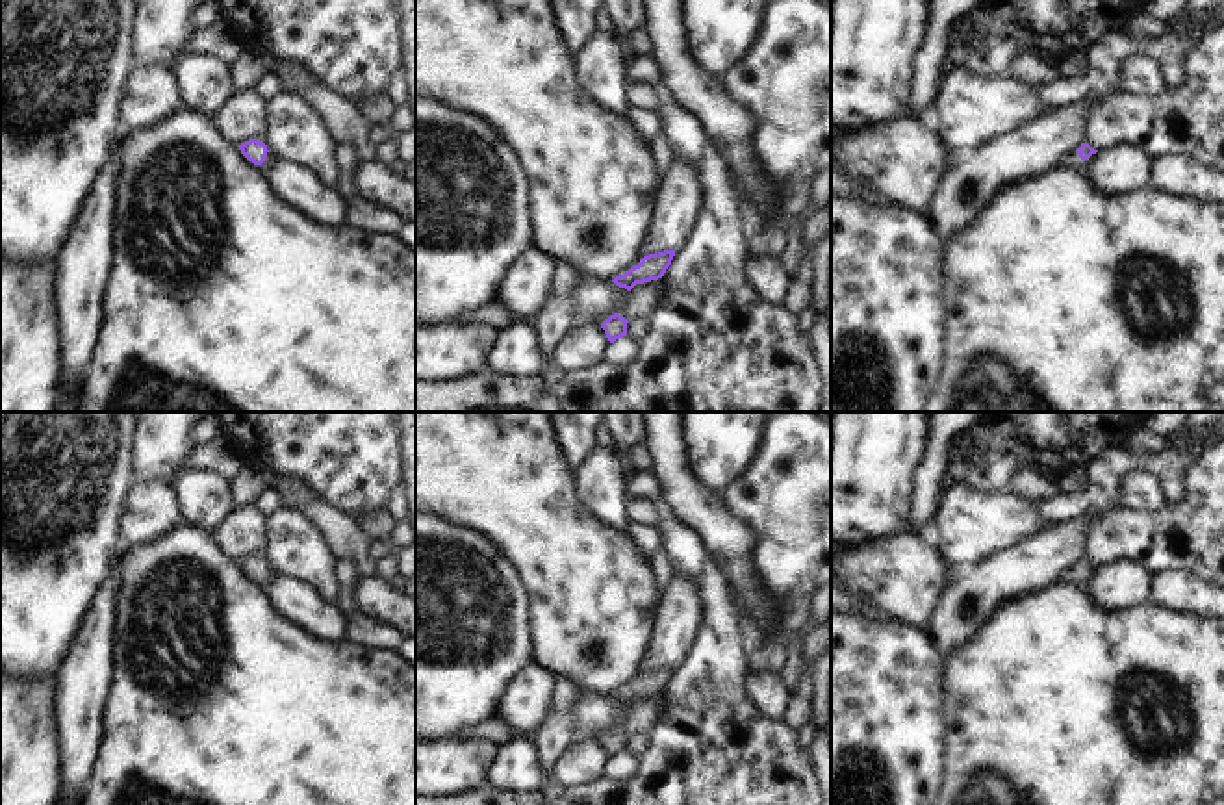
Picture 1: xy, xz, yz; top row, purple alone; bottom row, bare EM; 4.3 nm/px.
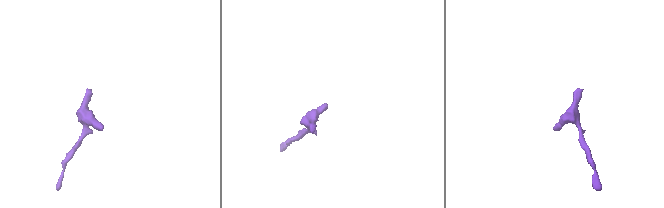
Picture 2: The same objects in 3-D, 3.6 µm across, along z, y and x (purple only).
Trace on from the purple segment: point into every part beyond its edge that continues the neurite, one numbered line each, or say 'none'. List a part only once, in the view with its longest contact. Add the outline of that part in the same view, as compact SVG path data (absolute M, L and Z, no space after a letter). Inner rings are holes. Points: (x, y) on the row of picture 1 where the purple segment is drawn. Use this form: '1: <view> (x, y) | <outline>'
1: yz (1069, 158) | M1077 148L1072 150L1072 152L1065 152L1059 160L1061 165L1076 165L1076 167L1081 167L1083 165L1083 160L1079 158L1077 154Z

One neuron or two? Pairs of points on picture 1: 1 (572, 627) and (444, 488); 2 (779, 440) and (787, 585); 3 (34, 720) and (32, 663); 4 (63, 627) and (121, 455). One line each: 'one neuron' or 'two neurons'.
1: one neuron
2: one neuron
3: two neurons
4: one neuron

